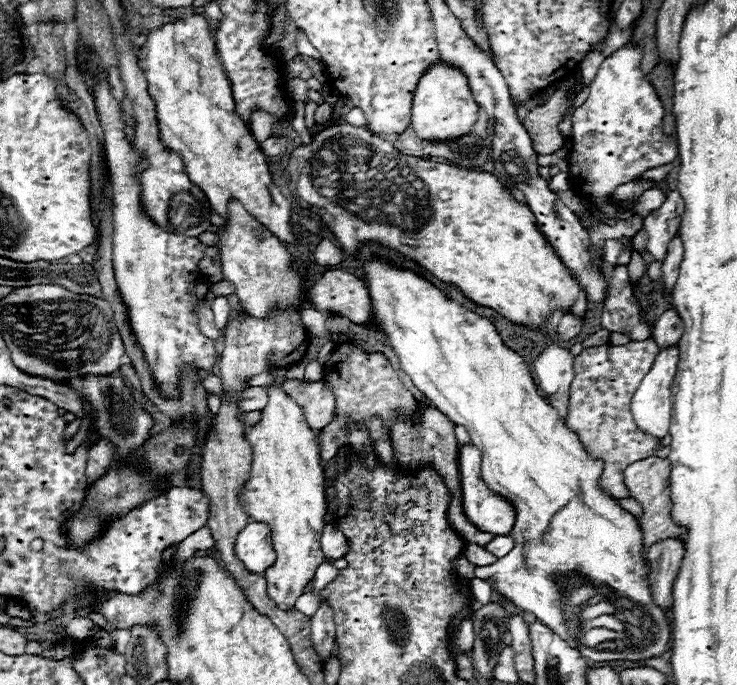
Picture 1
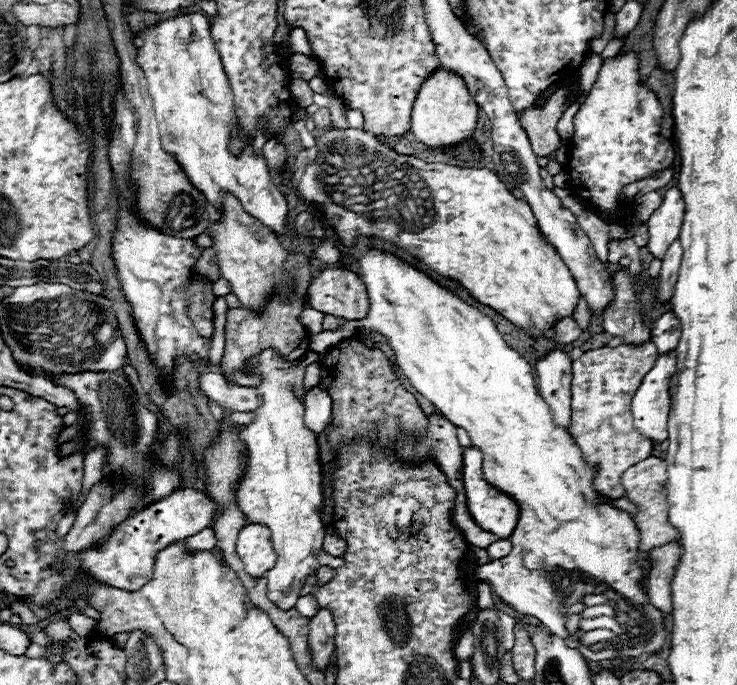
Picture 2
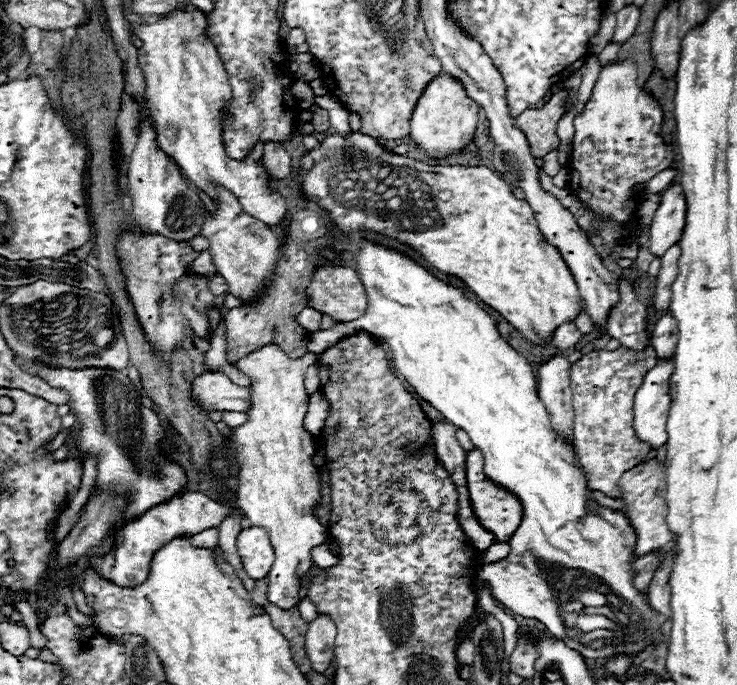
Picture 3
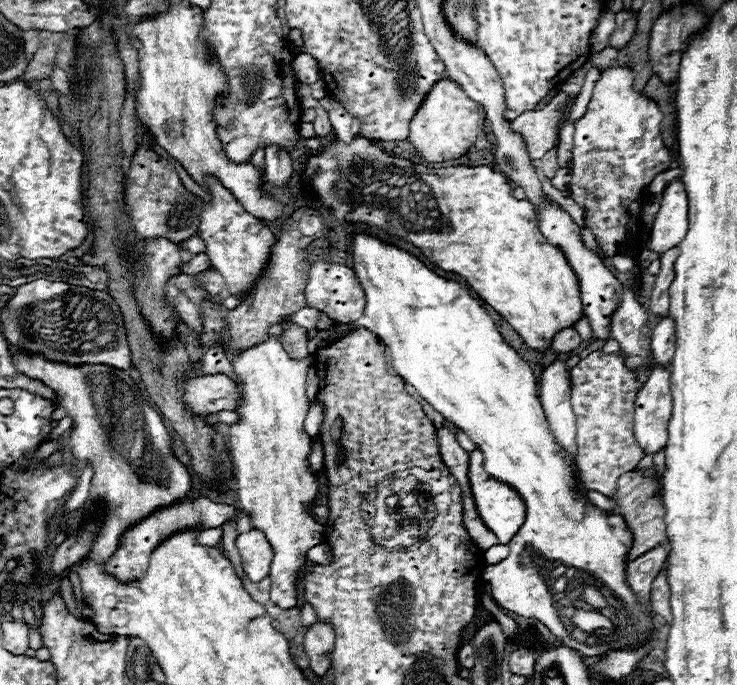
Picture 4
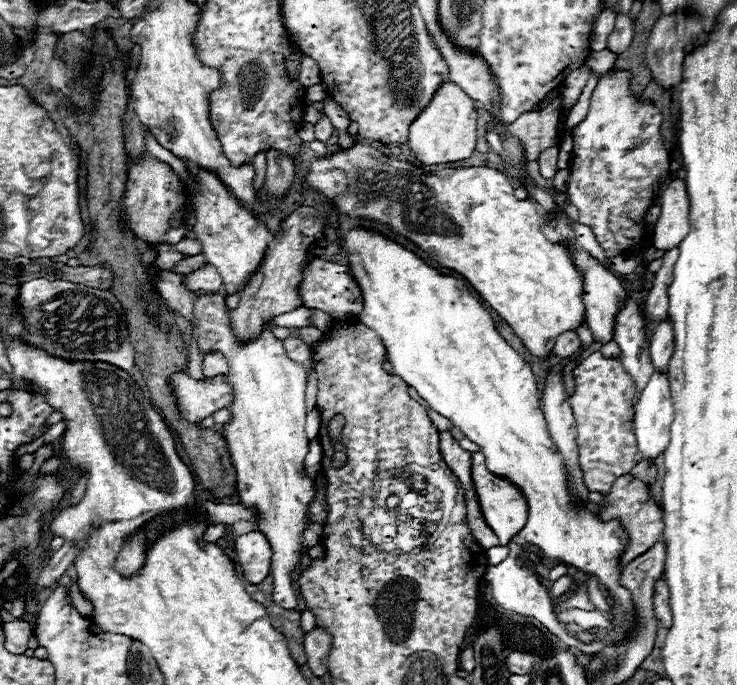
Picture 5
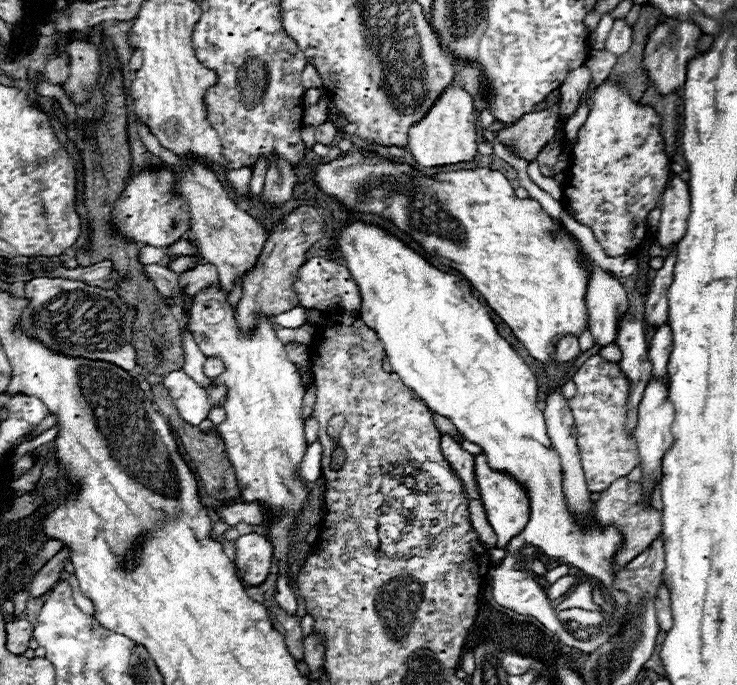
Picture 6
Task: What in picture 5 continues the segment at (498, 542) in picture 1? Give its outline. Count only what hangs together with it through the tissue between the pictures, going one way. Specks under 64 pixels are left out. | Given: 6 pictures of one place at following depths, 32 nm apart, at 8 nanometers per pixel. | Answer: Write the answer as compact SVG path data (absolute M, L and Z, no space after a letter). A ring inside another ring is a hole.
M494 546L494 548L488 548L486 552L488 552L490 564L500 564L508 556L508 546Z

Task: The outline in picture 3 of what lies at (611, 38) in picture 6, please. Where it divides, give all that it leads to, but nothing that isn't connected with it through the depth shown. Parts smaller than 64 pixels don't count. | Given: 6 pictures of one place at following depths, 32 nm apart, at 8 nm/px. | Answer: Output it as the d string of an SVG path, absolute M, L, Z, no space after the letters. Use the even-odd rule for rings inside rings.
M626 6L622 8L618 14L616 14L616 32L612 36L612 42L616 44L624 44L636 30L636 24L638 24L638 18L640 18L640 8L636 6Z

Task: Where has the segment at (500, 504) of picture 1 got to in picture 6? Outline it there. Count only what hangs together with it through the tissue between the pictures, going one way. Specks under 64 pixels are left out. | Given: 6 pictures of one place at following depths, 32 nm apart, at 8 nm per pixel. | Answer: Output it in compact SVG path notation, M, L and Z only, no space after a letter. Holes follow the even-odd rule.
M484 454L474 456L474 460L476 460L476 480L478 480L478 488L480 488L480 496L482 496L484 510L486 510L486 518L488 518L490 526L494 528L494 532L498 536L498 544L496 546L498 548L506 548L508 542L516 534L520 534L524 530L524 526L528 524L528 516L530 516L530 498L528 498L528 492L510 474L492 470L488 466Z

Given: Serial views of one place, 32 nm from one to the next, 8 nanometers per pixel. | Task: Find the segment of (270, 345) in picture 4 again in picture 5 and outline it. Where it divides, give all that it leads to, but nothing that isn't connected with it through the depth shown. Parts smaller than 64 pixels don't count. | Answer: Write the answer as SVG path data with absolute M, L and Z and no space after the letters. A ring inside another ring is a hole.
M220 292L200 294L194 304L194 340L204 354L220 352L228 360L230 372L224 378L232 386L234 398L228 406L230 420L222 424L222 430L236 470L238 496L244 506L258 510L258 526L274 550L272 600L284 610L294 610L296 590L292 586L292 570L300 562L298 552L304 546L320 544L322 536L320 524L306 522L306 508L314 496L314 482L304 476L302 468L308 454L308 438L304 434L306 370L286 356L282 340L272 334L270 324L264 326L264 332L256 340L240 344L232 330L230 312Z

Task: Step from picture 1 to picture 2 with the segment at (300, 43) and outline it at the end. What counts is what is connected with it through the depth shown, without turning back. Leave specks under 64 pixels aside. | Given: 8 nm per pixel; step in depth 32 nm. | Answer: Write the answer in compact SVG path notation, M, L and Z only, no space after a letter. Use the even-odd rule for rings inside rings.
M301 28L292 29L289 36L289 43L294 53L306 54L317 58L316 53L312 50L312 47L306 38L304 30Z

